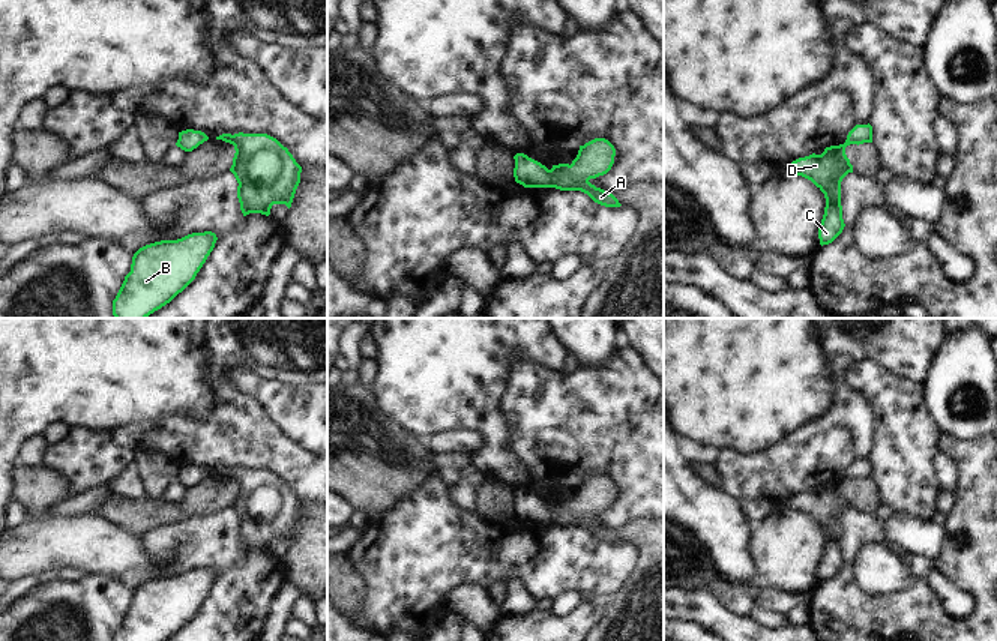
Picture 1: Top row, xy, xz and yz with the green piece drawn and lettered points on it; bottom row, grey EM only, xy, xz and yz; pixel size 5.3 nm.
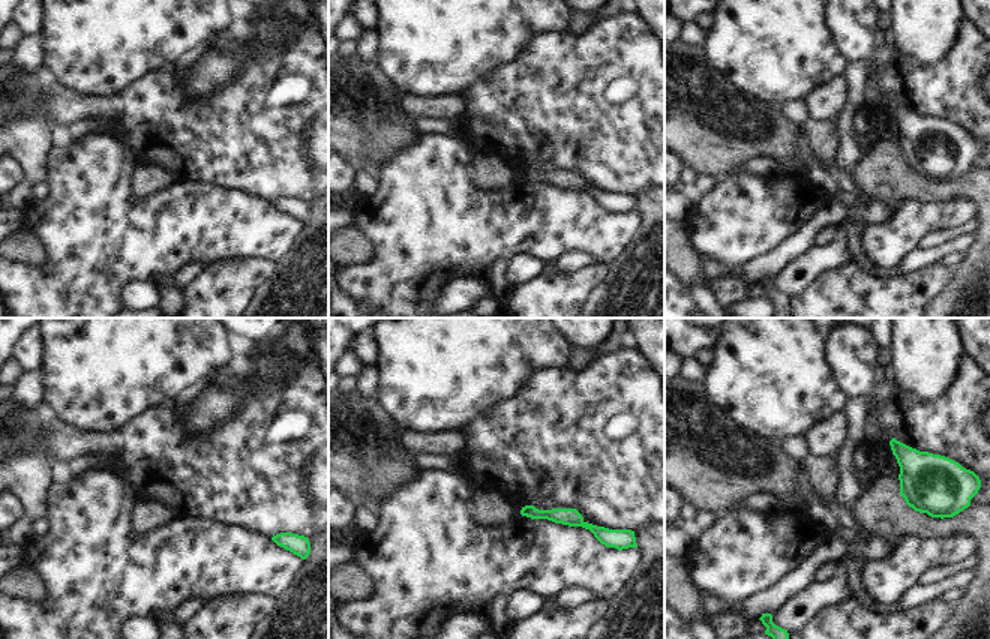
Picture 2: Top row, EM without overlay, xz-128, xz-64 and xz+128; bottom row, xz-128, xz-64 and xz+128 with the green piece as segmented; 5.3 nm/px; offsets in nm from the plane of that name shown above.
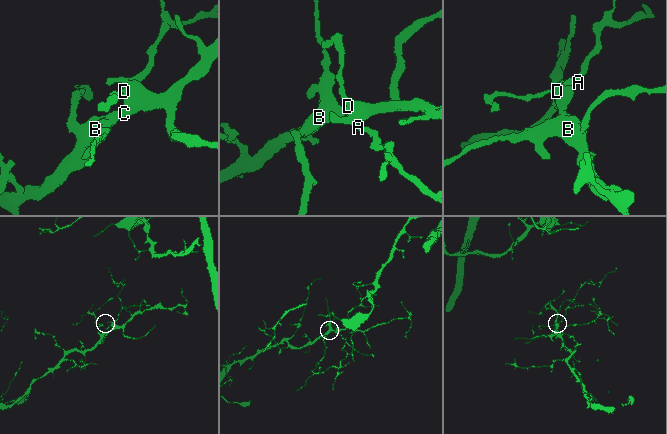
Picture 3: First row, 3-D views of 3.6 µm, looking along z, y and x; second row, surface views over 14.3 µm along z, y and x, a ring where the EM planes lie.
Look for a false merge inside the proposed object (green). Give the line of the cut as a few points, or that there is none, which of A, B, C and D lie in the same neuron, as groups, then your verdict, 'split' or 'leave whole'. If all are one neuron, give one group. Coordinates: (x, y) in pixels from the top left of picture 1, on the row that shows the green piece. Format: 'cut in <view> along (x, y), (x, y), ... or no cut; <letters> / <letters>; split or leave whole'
no cut; A B C D; leave whole

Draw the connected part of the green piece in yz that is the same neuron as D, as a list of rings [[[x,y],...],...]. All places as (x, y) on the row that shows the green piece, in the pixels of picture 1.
[[[856,125],[844,144],[826,147],[821,155],[809,155],[793,161],[787,171],[811,180],[826,198],[824,215],[818,227],[820,245],[832,243],[844,230],[841,206],[841,182],[853,173],[853,165],[845,155],[850,144],[872,143],[872,126]]]

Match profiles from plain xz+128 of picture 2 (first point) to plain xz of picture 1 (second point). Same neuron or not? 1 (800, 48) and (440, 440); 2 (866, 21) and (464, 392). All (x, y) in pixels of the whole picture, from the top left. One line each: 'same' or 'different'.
1: different
2: different

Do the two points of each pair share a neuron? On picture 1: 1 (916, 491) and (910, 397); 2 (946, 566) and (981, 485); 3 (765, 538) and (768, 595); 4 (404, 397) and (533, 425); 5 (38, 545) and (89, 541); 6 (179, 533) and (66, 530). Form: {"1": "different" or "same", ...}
{"1": "same", "2": "same", "3": "different", "4": "different", "5": "same", "6": "different"}

